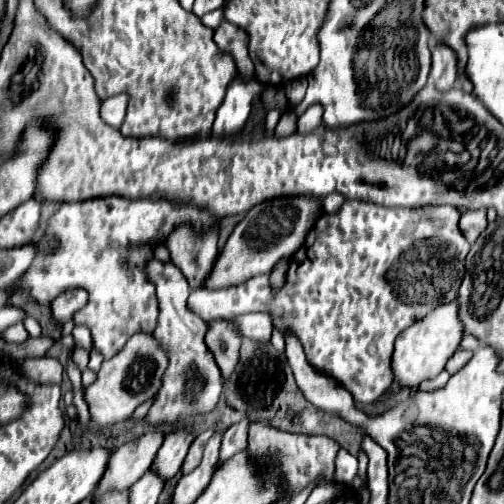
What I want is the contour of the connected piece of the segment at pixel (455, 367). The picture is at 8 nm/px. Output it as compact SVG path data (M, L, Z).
M455 351L453 353L453 357L447 361L447 371L453 375L453 373L457 373L469 359L471 359L471 355L473 355L473 351Z

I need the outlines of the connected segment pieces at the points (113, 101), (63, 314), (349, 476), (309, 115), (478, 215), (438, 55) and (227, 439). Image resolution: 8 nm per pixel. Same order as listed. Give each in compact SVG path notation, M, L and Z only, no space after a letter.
M115 95L103 101L101 105L101 117L105 119L107 125L111 127L121 127L123 119L125 119L125 109L127 109L127 99L125 95Z
M69 289L65 293L61 293L55 301L53 301L53 313L55 319L65 323L71 321L73 315L83 309L89 303L89 293L85 289Z
M339 451L335 459L335 479L353 481L357 475L357 459L349 451Z
M313 103L307 107L307 111L299 117L299 133L301 135L309 135L311 129L319 127L321 125L321 115L323 115L323 109L319 103Z
M477 209L477 211L463 211L461 213L461 221L459 221L459 229L465 235L465 239L469 243L473 243L481 231L487 227L487 219L485 219L485 209Z
M433 43L431 53L433 53L433 67L431 67L429 79L439 91L447 91L457 83L455 53L443 43Z
M243 419L243 421L231 425L223 433L221 451L219 451L219 465L225 463L227 459L231 459L233 455L237 455L239 451L245 451L245 447L247 447L247 425L249 425L249 419Z

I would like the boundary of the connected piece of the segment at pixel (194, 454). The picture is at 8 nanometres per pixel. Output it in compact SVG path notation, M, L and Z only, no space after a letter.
M207 429L207 431L203 431L203 433L191 443L189 453L187 453L187 457L185 457L185 461L183 461L183 467L181 467L183 473L189 473L189 471L193 471L193 469L199 465L201 455L203 455L203 447L205 447L205 443L211 439L213 433L215 433L213 429Z

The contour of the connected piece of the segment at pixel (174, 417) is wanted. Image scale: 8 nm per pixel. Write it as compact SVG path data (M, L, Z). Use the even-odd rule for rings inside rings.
M149 259L145 263L145 273L157 285L161 317L159 317L157 329L153 331L153 337L159 343L159 347L165 349L169 357L169 367L161 379L159 391L155 393L153 405L149 407L143 421L149 425L159 425L159 423L175 425L197 415L207 415L217 407L221 391L223 391L221 371L215 363L211 349L205 343L207 323L201 321L197 315L189 313L189 309L185 307L191 287L185 281L185 275L181 273L181 269L173 265L173 261L165 263L159 259Z

